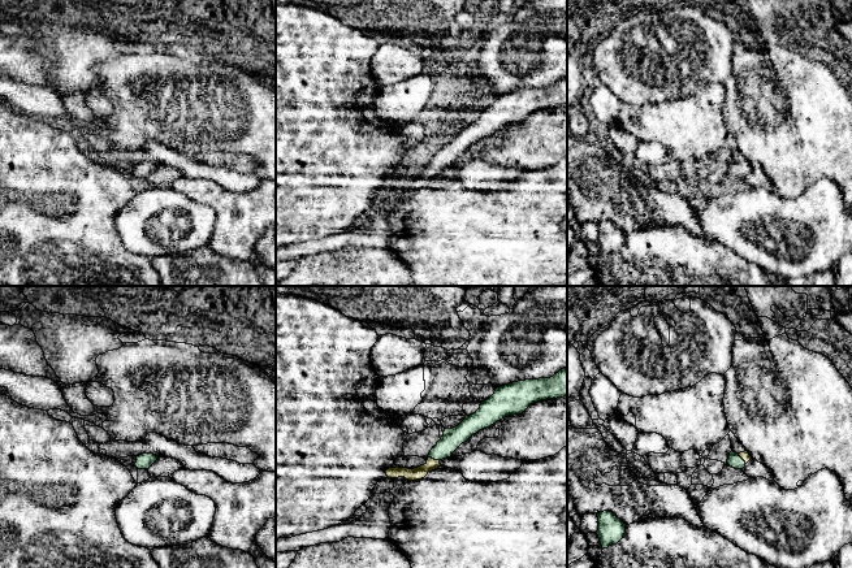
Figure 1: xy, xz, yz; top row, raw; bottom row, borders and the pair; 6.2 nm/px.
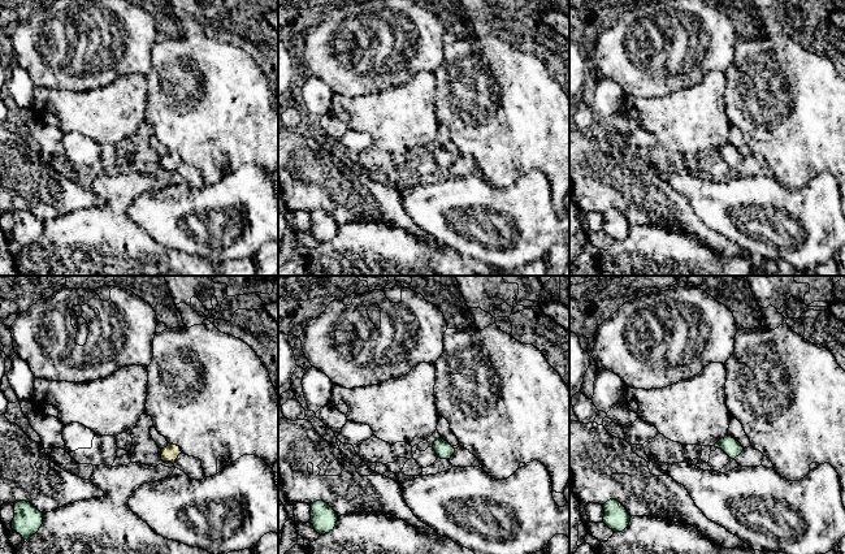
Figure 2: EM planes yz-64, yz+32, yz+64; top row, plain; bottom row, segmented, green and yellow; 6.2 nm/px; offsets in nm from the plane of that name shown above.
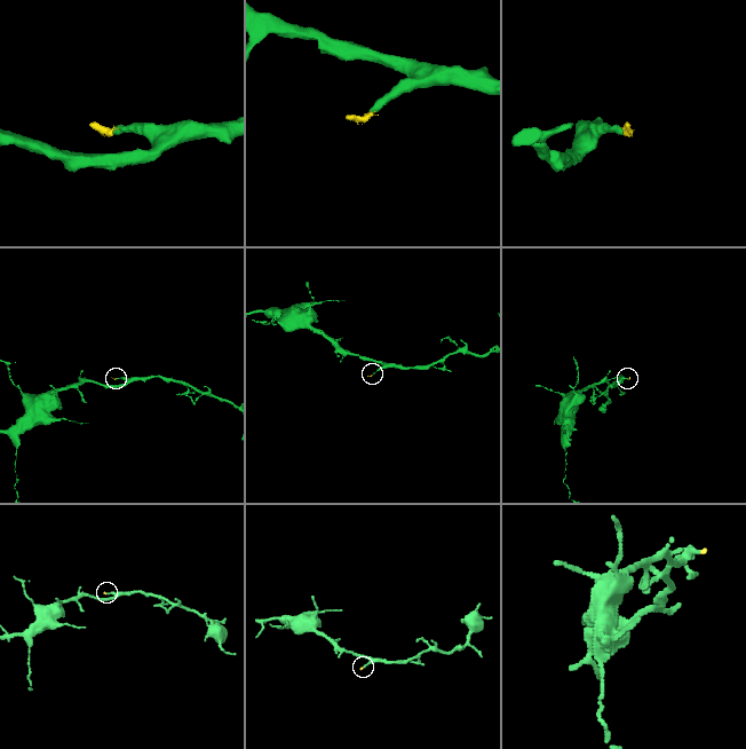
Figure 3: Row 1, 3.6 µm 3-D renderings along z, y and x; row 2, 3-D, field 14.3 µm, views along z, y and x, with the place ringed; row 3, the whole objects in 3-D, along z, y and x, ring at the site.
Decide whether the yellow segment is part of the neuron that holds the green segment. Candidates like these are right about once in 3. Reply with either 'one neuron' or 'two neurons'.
one neuron

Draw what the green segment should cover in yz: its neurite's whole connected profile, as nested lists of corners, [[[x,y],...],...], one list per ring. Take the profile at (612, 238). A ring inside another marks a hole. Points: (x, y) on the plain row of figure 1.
[[[610,220],[600,221],[597,226],[598,239],[596,243],[600,247],[602,259],[617,253],[626,242],[626,233]]]

